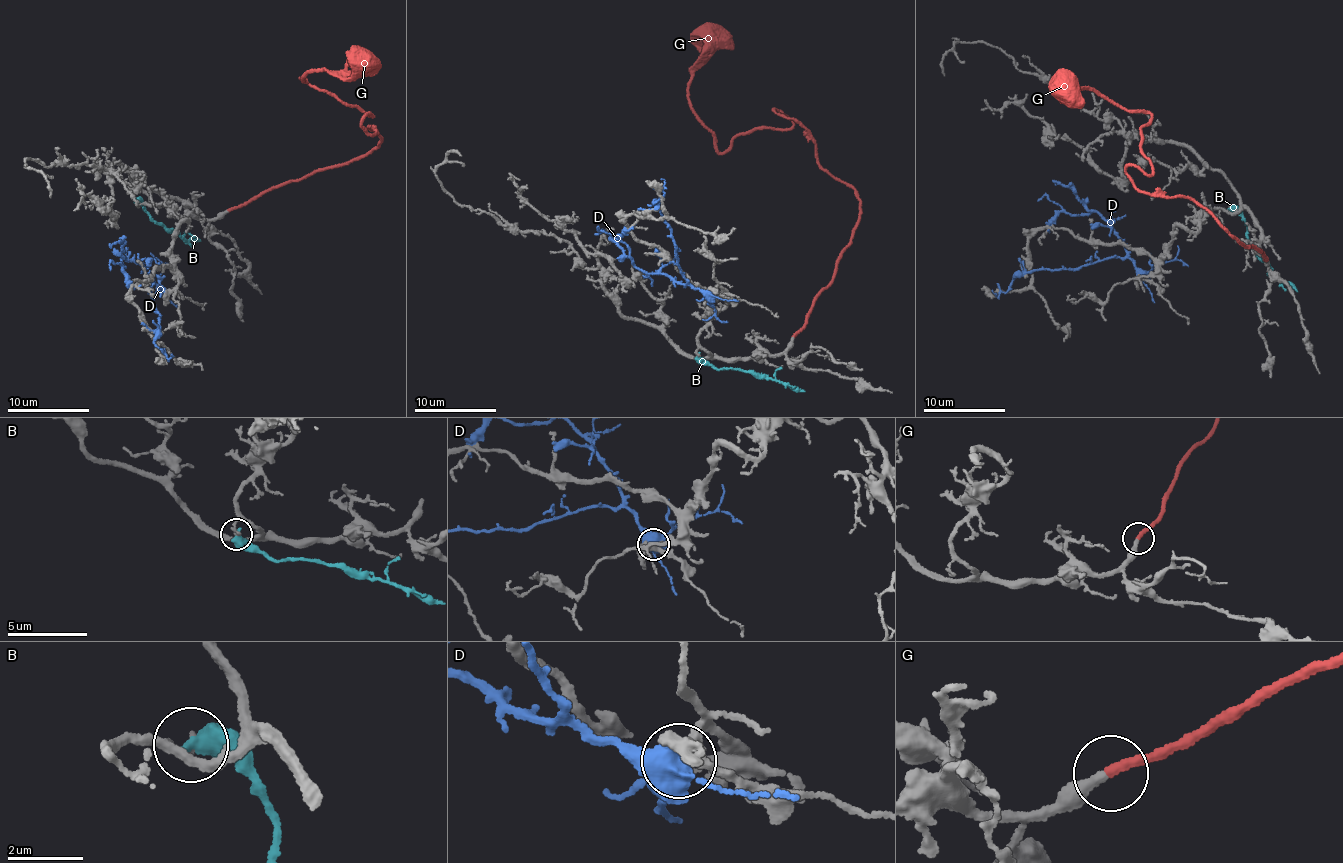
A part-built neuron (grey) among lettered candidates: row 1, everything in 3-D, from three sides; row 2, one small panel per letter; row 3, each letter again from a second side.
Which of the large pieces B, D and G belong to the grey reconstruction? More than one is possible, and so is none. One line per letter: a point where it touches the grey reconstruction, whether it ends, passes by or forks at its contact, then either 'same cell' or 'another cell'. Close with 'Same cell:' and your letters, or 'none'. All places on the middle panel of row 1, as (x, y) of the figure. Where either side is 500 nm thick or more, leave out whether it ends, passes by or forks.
B: (697, 355) | another cell
D: (712, 293) | it forks | another cell
G: (793, 337) | it ends | same cell
Same cell: G

